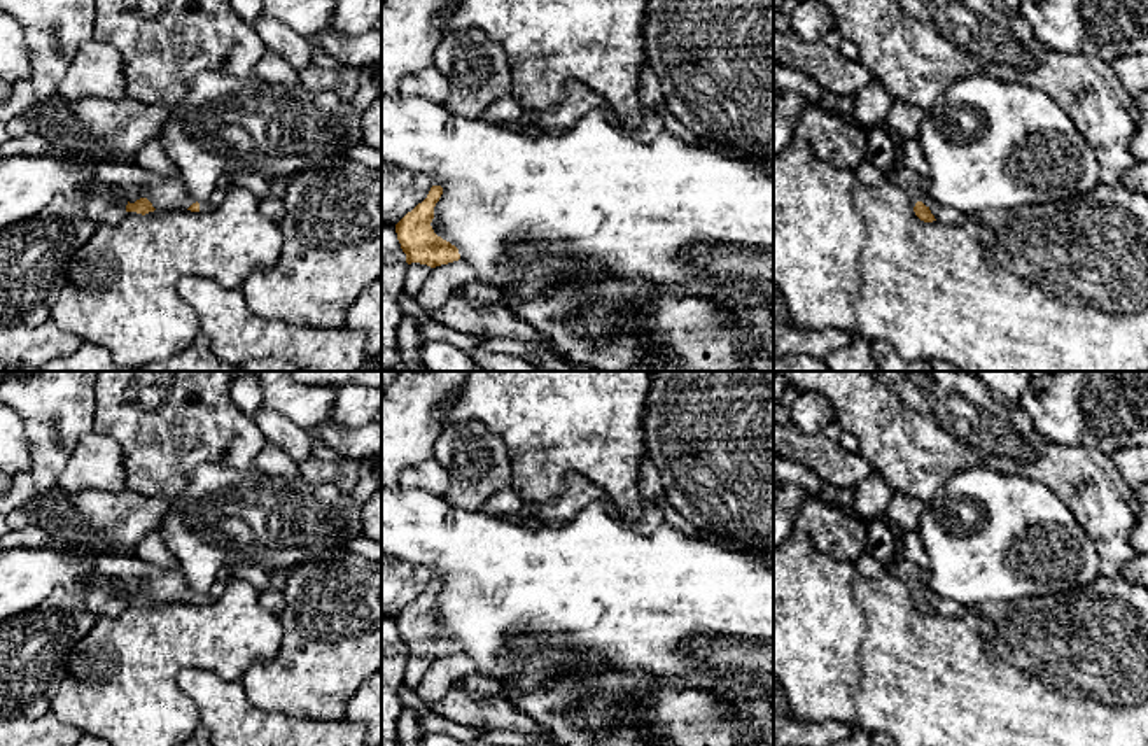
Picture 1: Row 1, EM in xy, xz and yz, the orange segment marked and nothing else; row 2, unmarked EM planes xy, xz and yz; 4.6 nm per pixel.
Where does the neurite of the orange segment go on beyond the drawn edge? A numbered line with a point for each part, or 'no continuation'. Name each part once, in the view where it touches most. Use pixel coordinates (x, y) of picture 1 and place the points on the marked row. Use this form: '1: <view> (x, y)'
1: xy (165, 193)

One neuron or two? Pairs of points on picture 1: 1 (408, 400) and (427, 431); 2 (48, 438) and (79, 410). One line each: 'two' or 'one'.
1: one
2: one

